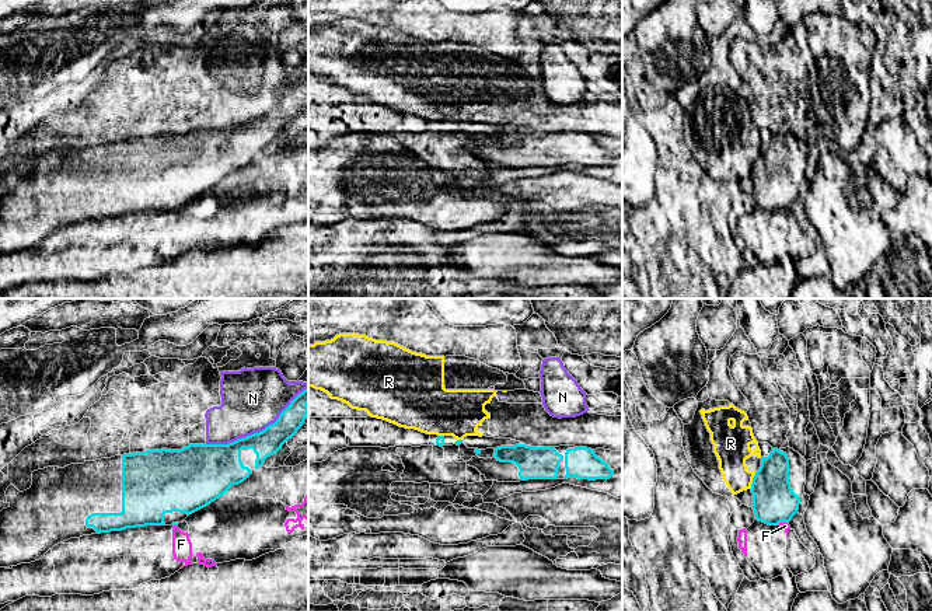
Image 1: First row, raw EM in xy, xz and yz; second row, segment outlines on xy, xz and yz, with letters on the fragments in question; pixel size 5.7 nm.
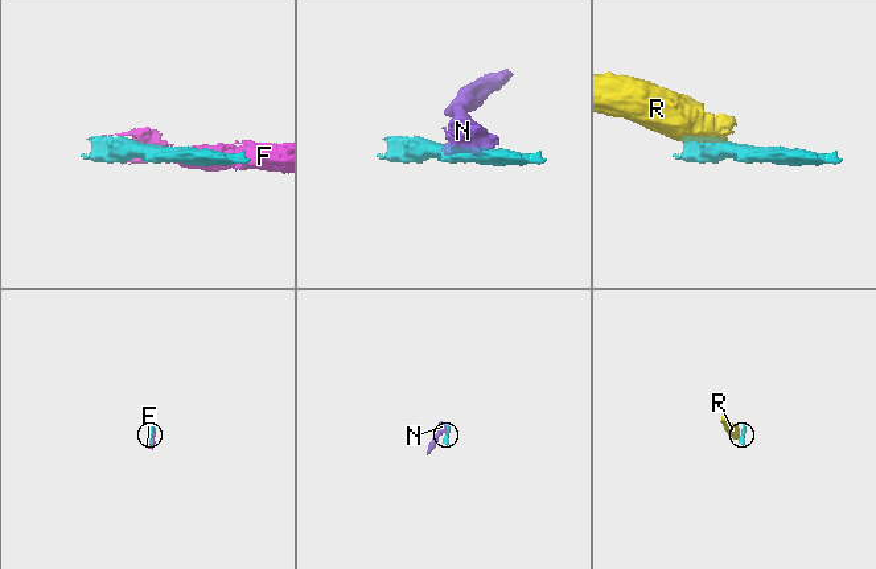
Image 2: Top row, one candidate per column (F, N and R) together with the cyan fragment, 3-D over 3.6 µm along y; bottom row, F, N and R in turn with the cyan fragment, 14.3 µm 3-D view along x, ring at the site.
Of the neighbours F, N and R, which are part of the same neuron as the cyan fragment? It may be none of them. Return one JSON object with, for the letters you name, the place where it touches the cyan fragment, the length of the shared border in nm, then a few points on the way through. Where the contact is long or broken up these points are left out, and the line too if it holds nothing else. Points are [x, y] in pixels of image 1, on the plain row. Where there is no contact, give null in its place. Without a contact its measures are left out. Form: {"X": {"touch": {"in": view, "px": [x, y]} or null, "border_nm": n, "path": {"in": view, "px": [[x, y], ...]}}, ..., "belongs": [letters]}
{"belongs": []}

